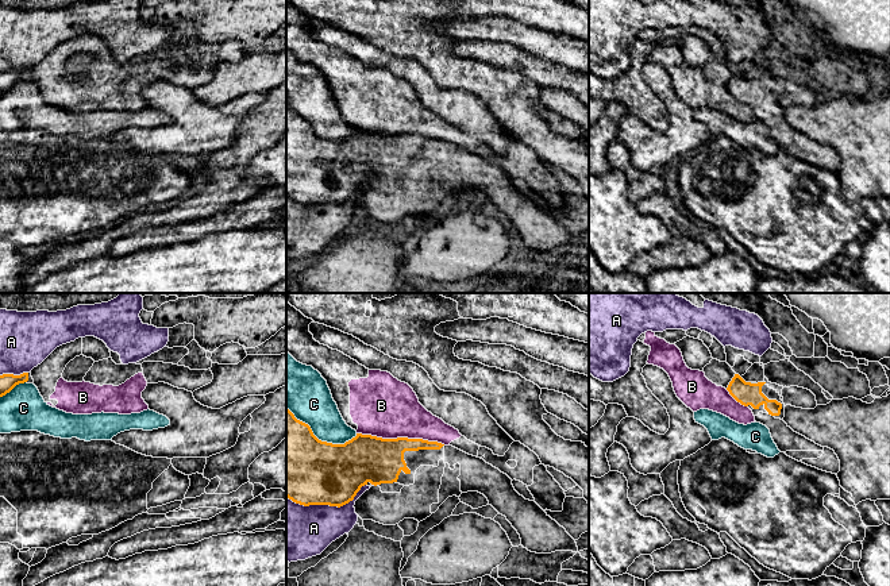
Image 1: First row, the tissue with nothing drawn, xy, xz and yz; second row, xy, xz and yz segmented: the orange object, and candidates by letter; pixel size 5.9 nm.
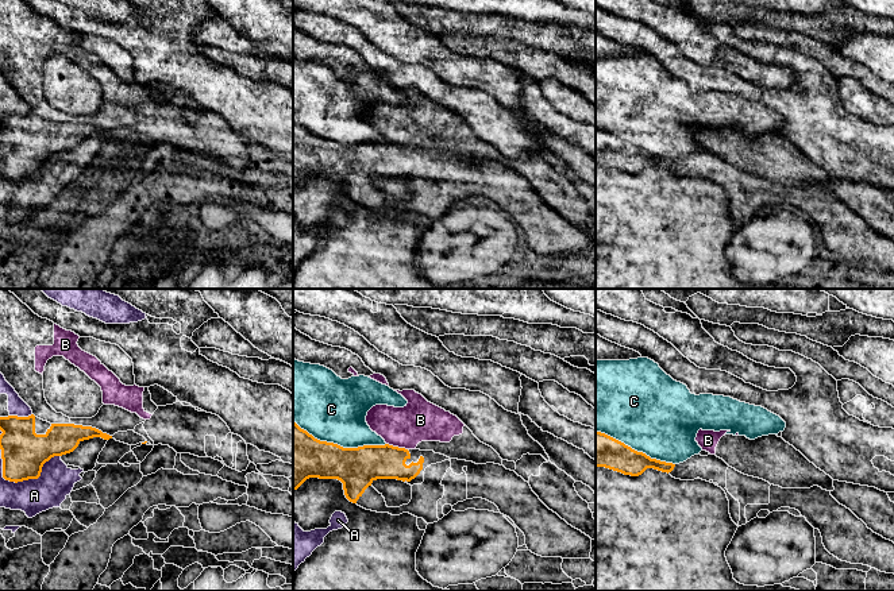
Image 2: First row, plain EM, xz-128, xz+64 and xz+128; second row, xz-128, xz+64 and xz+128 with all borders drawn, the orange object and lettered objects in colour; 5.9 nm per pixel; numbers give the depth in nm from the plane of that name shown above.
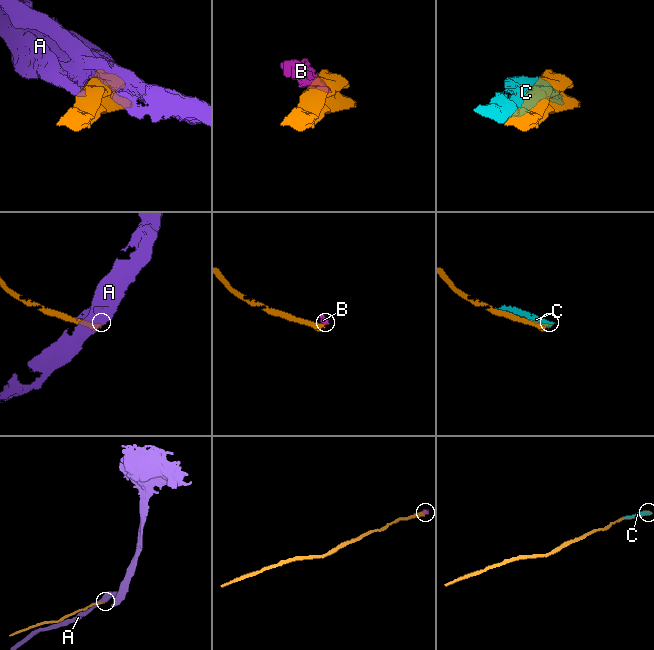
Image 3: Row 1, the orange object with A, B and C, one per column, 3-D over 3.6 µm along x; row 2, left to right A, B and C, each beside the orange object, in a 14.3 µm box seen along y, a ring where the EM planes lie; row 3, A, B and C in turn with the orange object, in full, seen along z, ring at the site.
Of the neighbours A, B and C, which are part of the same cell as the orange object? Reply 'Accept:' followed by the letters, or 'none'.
Accept: none

